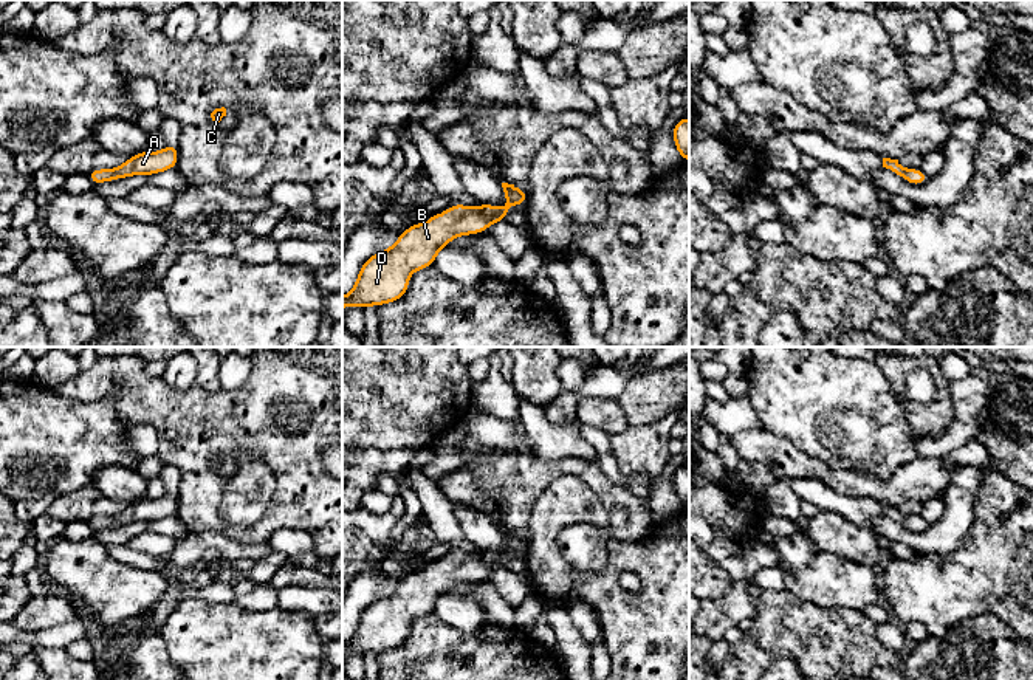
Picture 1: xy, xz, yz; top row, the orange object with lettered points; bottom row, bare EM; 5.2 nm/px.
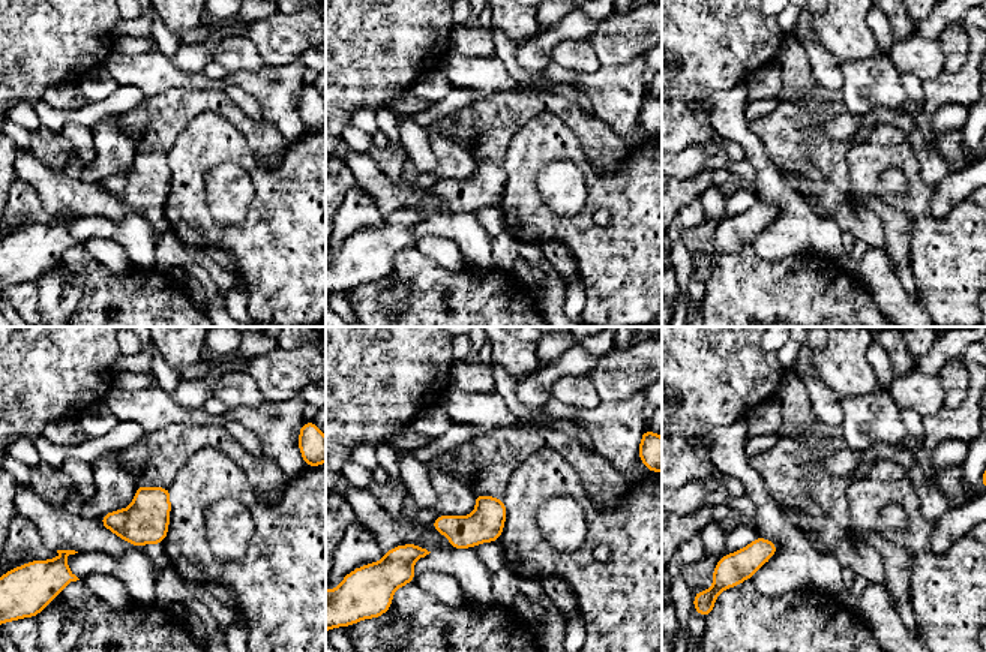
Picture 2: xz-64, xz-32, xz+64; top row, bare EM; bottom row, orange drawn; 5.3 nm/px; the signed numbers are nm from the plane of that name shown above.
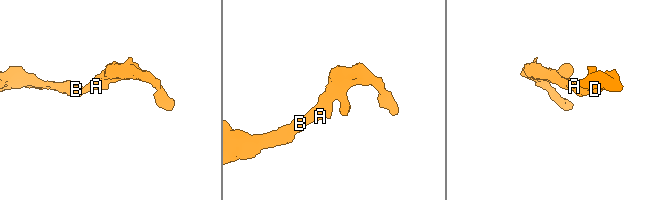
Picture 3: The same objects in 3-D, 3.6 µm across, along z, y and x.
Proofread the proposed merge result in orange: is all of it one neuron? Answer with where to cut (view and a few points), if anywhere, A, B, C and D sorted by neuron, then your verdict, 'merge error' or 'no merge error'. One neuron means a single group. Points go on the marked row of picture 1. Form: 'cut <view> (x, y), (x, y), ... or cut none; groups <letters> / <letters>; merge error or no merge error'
cut none; groups A B C D; no merge error

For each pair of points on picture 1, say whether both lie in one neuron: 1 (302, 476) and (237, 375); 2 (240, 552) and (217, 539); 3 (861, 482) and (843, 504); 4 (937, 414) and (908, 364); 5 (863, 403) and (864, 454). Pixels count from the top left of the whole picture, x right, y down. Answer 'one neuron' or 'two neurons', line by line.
1: two neurons
2: one neuron
3: two neurons
4: one neuron
5: one neuron

